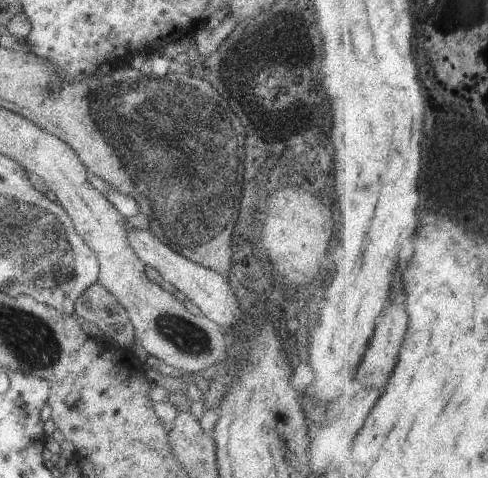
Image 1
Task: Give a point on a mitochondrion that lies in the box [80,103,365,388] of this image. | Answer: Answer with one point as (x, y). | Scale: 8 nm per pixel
(182, 334)

